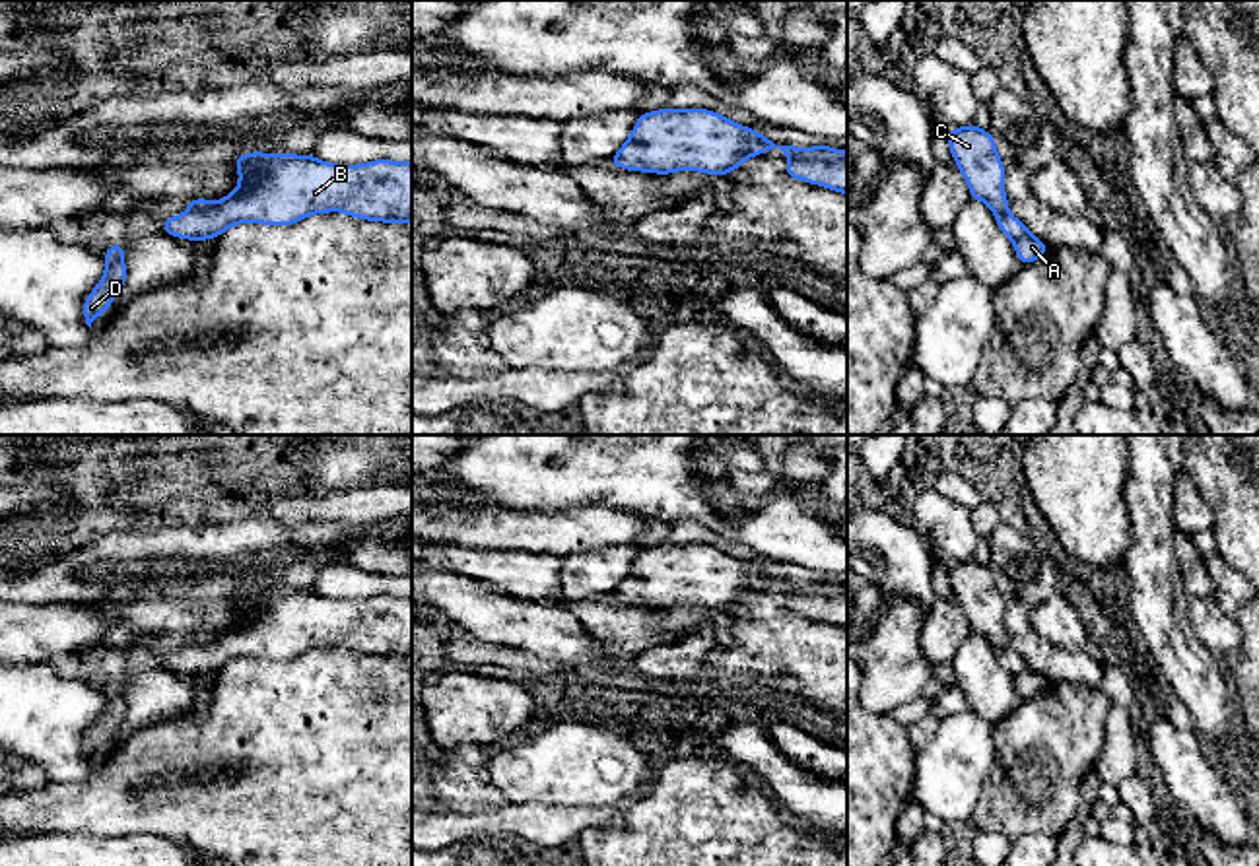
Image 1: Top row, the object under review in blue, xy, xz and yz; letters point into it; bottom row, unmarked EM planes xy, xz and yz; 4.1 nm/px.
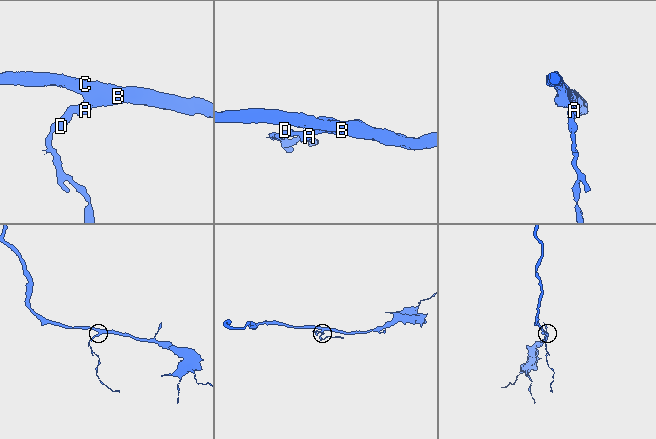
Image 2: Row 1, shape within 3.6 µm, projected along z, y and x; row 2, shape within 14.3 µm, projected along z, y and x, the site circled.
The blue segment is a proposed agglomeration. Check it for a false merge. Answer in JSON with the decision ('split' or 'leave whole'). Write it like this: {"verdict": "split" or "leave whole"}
{"verdict": "leave whole"}

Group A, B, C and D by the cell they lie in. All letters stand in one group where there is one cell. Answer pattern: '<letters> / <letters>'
A B C D

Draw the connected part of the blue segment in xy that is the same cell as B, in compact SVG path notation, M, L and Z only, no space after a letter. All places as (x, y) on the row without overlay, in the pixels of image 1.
M243 588L237 623L218 635L192 633L187 647L163 654L163 666L190 676L216 674L237 658L291 660L313 649L342 647L352 652L412 658L412 596L375 594L359 600L334 600L315 590Z

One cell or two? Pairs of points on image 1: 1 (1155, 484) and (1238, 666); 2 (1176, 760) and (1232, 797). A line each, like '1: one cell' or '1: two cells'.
1: two cells
2: one cell

